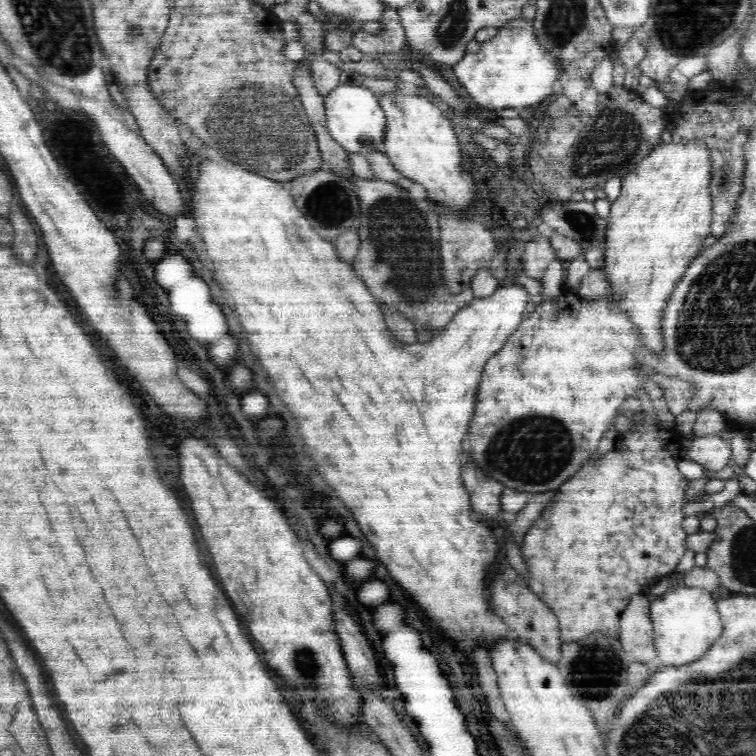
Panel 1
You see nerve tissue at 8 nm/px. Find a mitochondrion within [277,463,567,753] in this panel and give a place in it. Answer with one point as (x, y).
(306, 663)

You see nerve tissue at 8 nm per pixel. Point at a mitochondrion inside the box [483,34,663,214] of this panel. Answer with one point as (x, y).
(613, 141)

